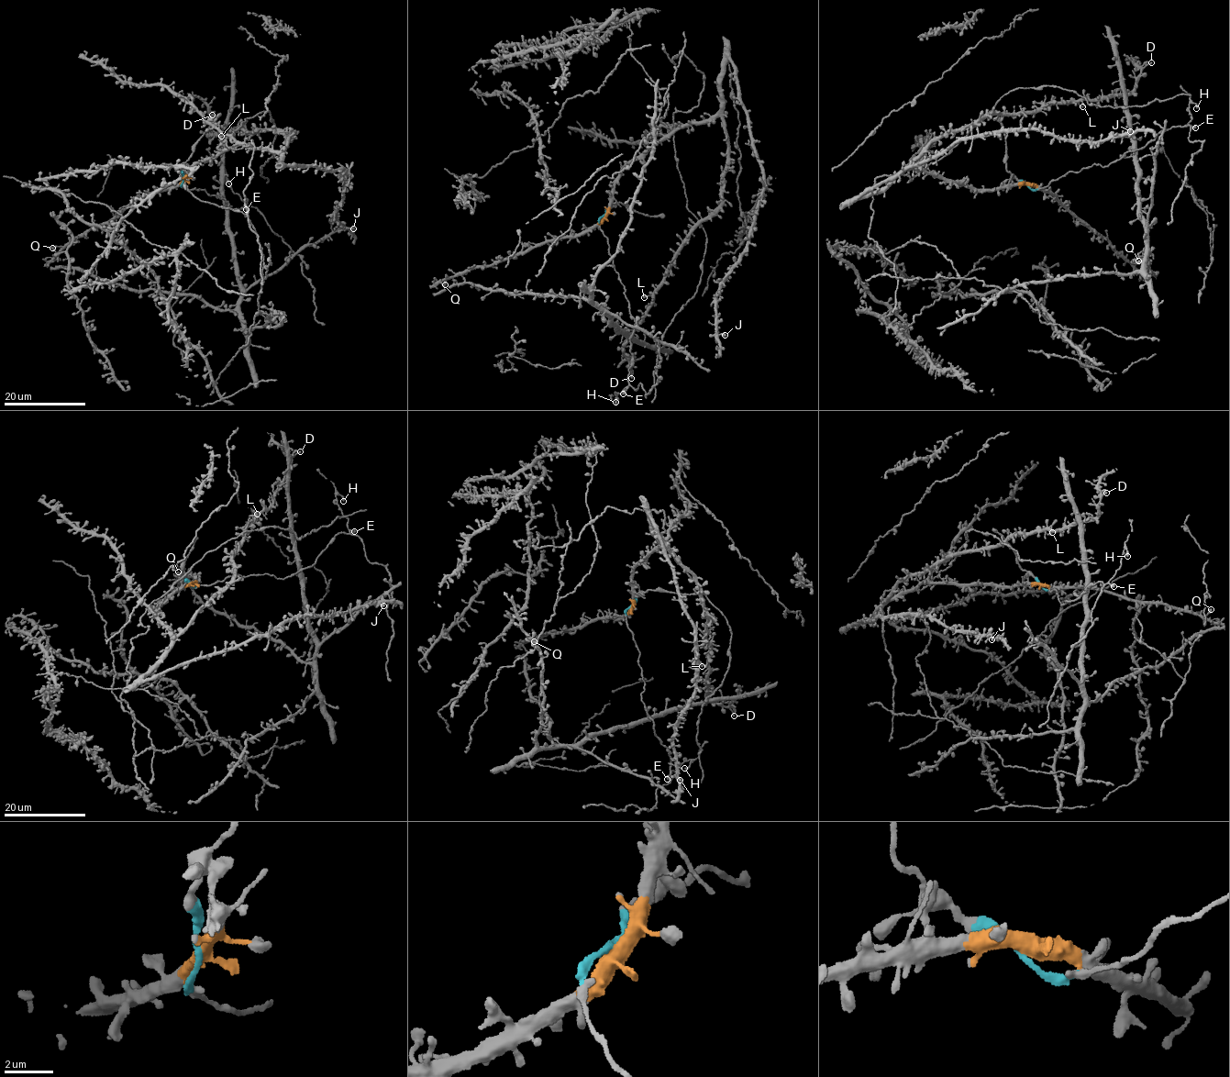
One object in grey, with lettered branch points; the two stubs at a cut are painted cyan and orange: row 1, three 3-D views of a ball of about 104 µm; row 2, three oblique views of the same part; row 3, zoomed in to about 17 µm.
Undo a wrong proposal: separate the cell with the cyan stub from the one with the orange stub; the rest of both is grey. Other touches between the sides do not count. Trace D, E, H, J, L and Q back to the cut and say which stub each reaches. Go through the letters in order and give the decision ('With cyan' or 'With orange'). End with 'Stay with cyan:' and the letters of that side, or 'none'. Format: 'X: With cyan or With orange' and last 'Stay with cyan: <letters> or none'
D: With orange
E: With cyan
H: With cyan
J: With orange
L: With orange
Q: With orange
Stay with cyan: E, H

